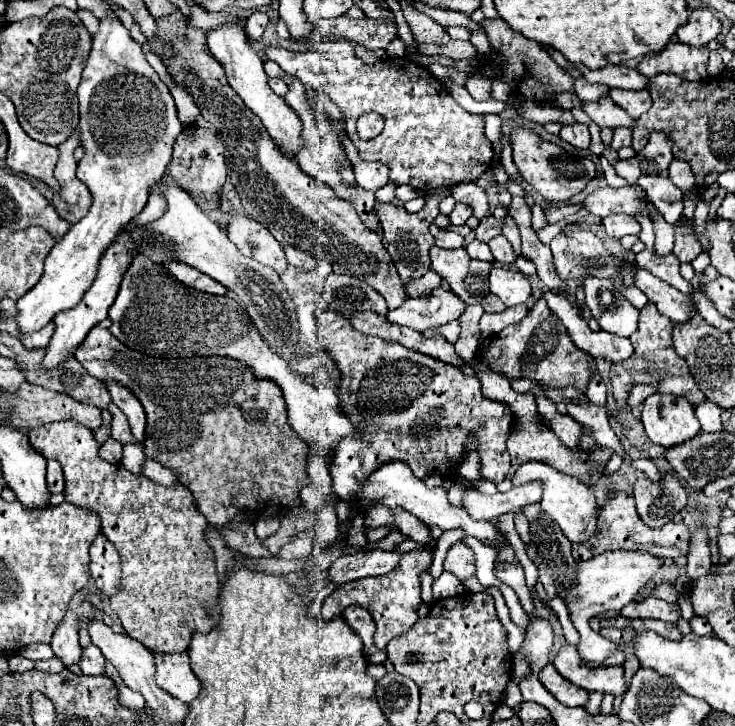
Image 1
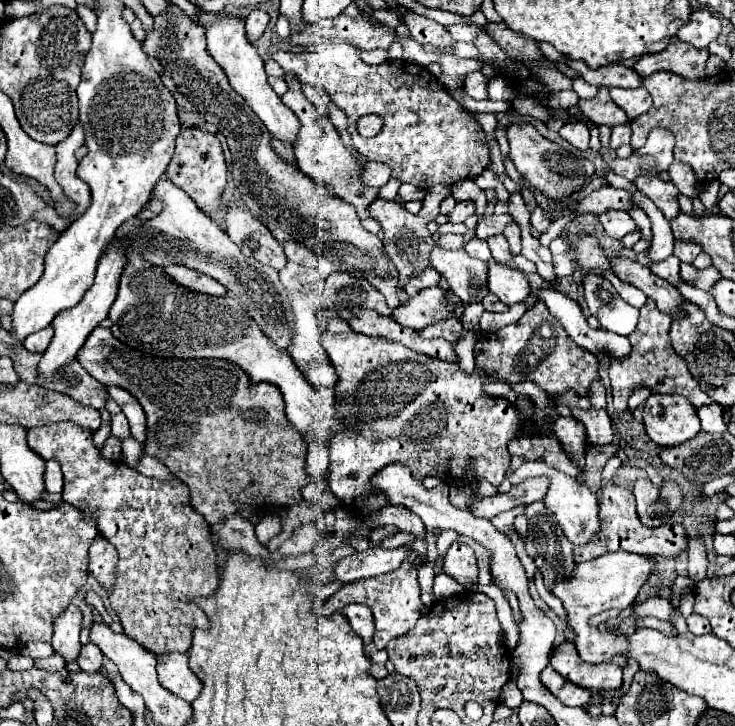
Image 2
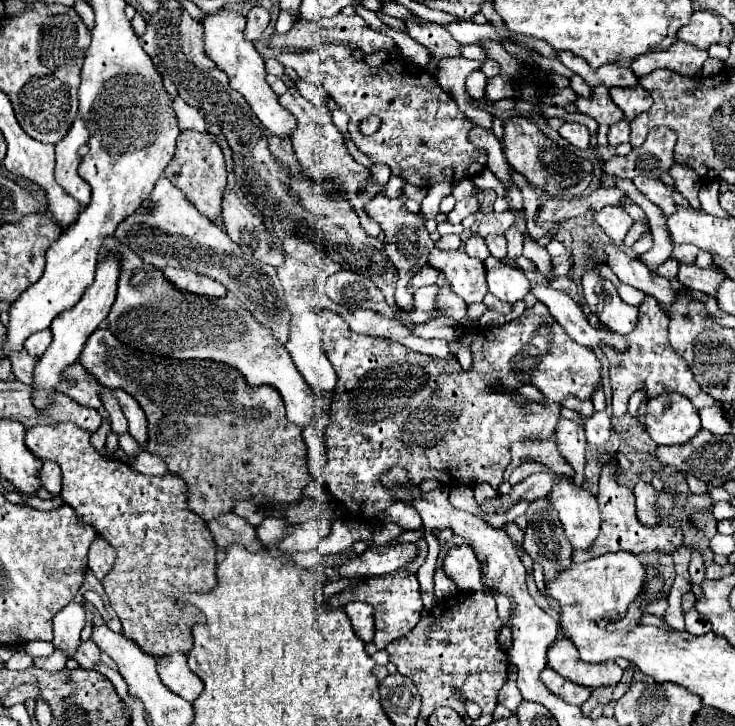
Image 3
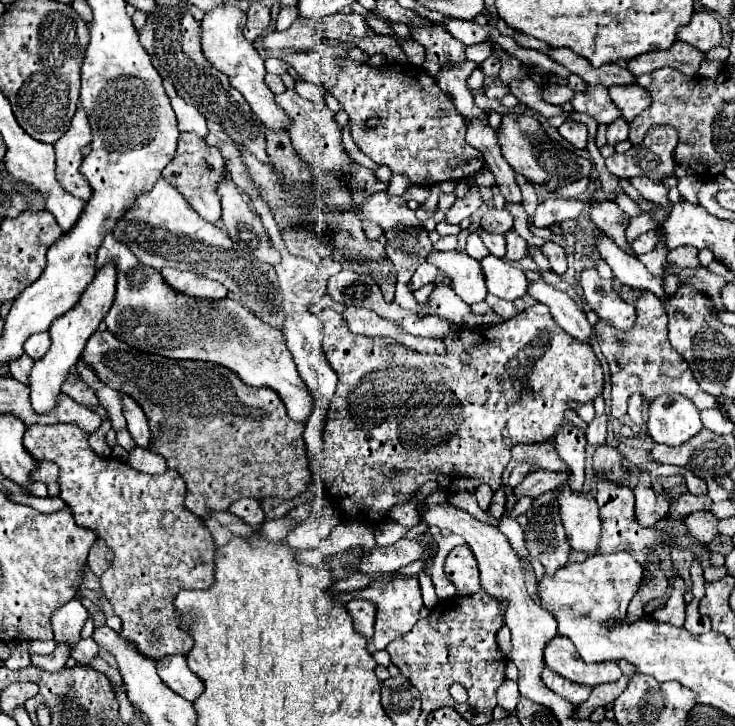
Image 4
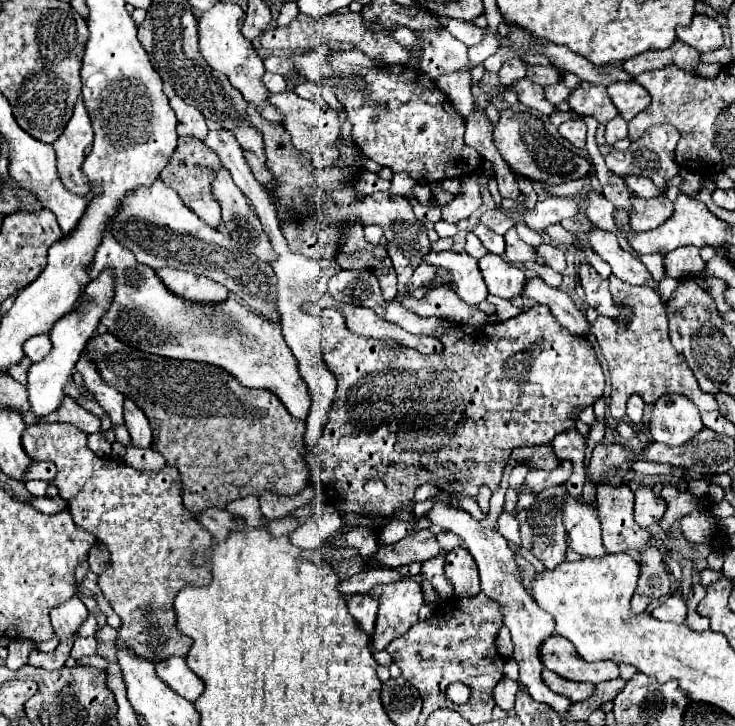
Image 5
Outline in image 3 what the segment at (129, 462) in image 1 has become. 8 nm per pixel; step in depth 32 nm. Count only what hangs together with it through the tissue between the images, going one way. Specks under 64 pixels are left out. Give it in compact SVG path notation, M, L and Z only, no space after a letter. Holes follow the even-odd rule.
M120 434L118 440L120 440L120 448L122 448L130 458L140 450L140 446L130 438L130 434Z

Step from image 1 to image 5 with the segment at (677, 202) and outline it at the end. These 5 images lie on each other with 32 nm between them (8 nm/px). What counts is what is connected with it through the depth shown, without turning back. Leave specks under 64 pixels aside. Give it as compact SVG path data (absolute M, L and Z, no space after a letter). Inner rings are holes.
M624 176L624 184L636 194L636 196L642 196L642 198L654 198L654 196L660 196L660 188L656 188L652 184L652 180L648 180L646 176Z

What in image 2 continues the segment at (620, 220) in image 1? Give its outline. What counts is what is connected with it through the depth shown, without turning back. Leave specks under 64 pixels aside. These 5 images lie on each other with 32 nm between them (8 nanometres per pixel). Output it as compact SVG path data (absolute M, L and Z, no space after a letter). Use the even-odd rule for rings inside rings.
M610 210L610 212L604 212L598 216L600 224L604 226L606 234L612 236L614 240L622 240L628 232L632 232L636 228L634 220L630 218L628 212L620 212L620 210Z

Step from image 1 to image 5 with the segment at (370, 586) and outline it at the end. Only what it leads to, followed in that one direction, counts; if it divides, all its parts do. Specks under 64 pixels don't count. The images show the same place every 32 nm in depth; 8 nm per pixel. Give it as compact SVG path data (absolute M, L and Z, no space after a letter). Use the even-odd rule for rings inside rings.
M414 580L380 584L374 594L380 596L374 650L386 650L392 640L406 634L408 628L418 622L418 610L424 604L424 594Z

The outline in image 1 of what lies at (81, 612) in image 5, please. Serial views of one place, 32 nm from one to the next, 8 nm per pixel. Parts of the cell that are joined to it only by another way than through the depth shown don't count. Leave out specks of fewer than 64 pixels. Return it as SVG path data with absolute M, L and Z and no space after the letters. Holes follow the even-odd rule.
M68 610L66 616L62 618L62 622L58 624L54 638L50 642L54 654L64 662L64 666L76 664L80 660L80 652L82 646L78 642L78 630L80 630L80 616L76 610Z

